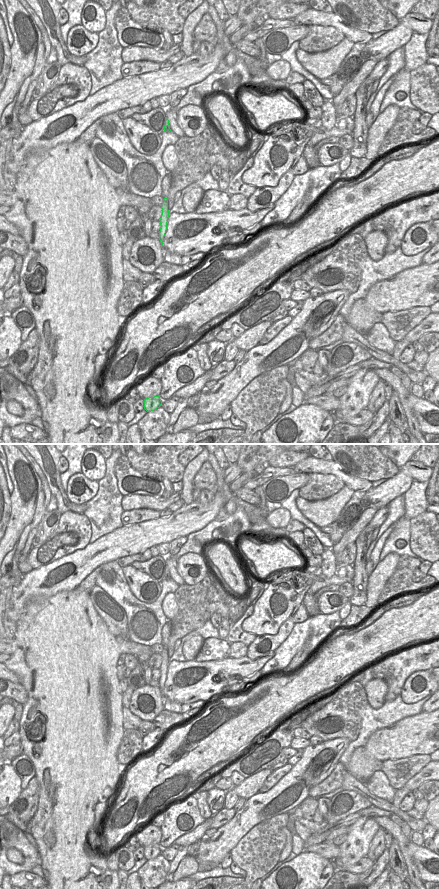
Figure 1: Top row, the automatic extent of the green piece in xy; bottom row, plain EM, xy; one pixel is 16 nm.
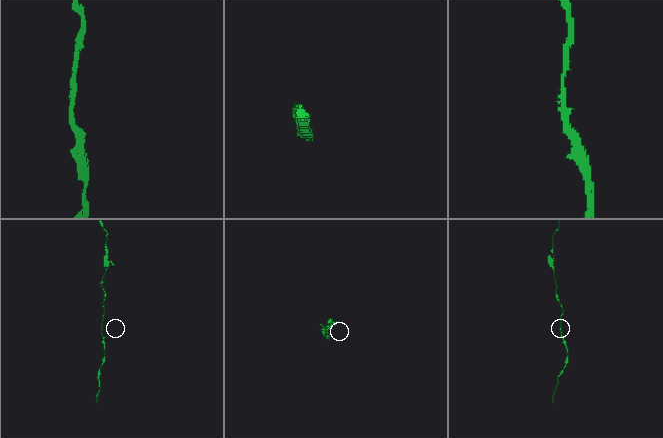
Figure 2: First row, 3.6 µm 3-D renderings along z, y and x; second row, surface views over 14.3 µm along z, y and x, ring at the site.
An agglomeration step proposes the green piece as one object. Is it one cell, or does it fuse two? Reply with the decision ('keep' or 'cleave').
keep

